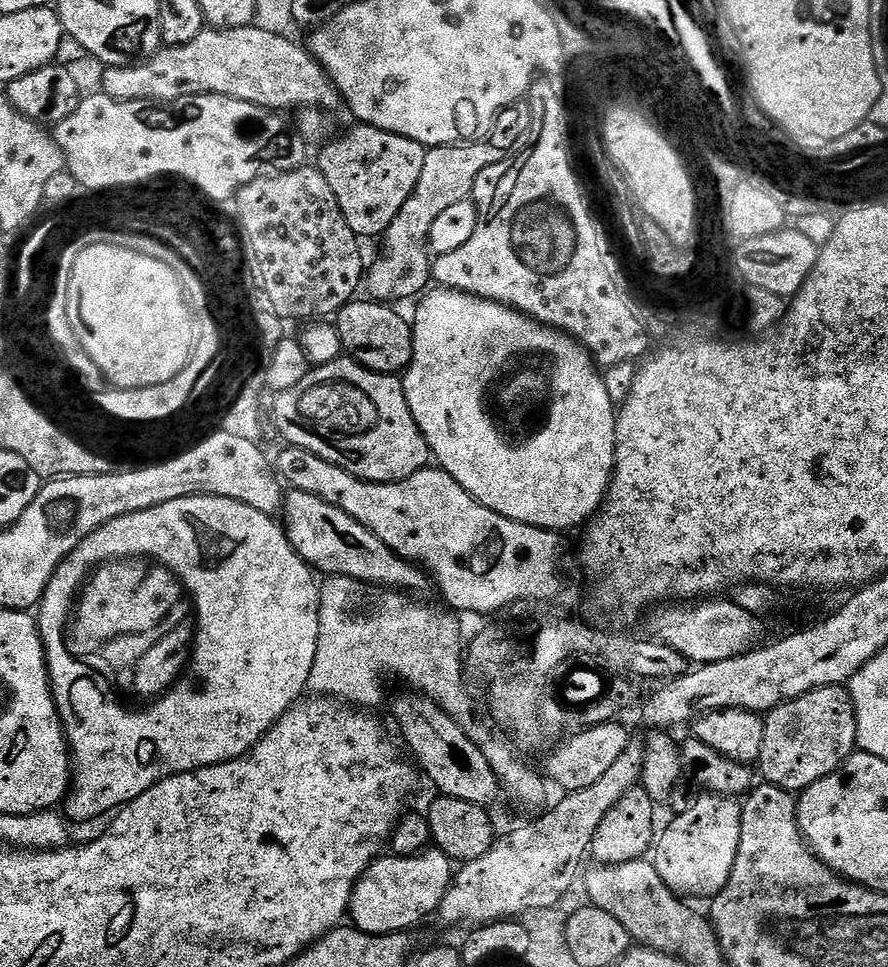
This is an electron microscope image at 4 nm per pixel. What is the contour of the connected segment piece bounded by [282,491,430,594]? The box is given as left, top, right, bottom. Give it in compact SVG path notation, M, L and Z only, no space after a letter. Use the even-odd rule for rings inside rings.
M289 491L284 497L283 520L288 541L294 546L297 556L301 556L317 573L324 572L325 577L345 576L361 585L381 584L381 589L405 594L420 594L416 592L430 588L429 577L421 565L403 560L369 528L354 522L354 518L338 510L338 506L314 498L314 494Z

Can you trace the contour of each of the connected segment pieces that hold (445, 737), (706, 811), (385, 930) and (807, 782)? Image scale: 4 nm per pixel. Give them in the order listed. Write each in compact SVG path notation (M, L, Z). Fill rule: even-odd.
M412 690L405 693L405 696L400 696L393 702L392 712L396 715L396 724L400 727L405 742L416 755L415 763L418 768L420 763L421 770L428 775L428 780L437 788L437 793L440 796L458 798L462 802L492 806L502 789L499 778L482 756L482 751L470 742L459 728L458 722L454 722L454 718L450 718L428 696L421 696Z
M700 794L685 812L671 817L668 829L661 836L659 833L654 844L654 863L669 890L681 898L707 901L724 889L726 882L730 882L730 870L734 870L734 858L738 858L740 810L741 805L733 797Z
M439 850L419 852L416 856L381 855L373 860L372 865L360 875L360 881L356 883L356 888L352 891L352 901L348 904L351 923L362 932L379 936L415 929L414 926L419 920L426 919L431 912L433 915L439 909L442 898L448 893L448 887L452 884L453 875L453 861Z
M826 686L810 690L796 700L787 700L764 716L758 772L760 768L767 783L799 794L831 772L837 772L857 748L852 695L847 687Z

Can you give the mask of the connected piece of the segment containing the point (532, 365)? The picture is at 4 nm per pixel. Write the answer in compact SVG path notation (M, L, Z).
M437 287L432 291L419 301L421 304L416 308L416 320L411 321L412 362L403 373L402 379L406 402L426 438L429 453L434 457L435 463L451 474L479 504L494 510L494 514L502 514L502 518L510 518L514 522L538 526L561 534L567 533L567 528L579 529L587 525L588 521L600 511L600 506L608 495L608 487L612 485L612 475L616 469L618 408L613 404L610 394L606 394L606 382L598 371L596 361L572 336L567 336L556 328L538 324L529 316L524 316L505 304L483 300L449 288Z

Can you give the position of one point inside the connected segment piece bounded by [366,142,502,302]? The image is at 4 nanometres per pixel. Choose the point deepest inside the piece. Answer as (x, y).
(404, 268)

